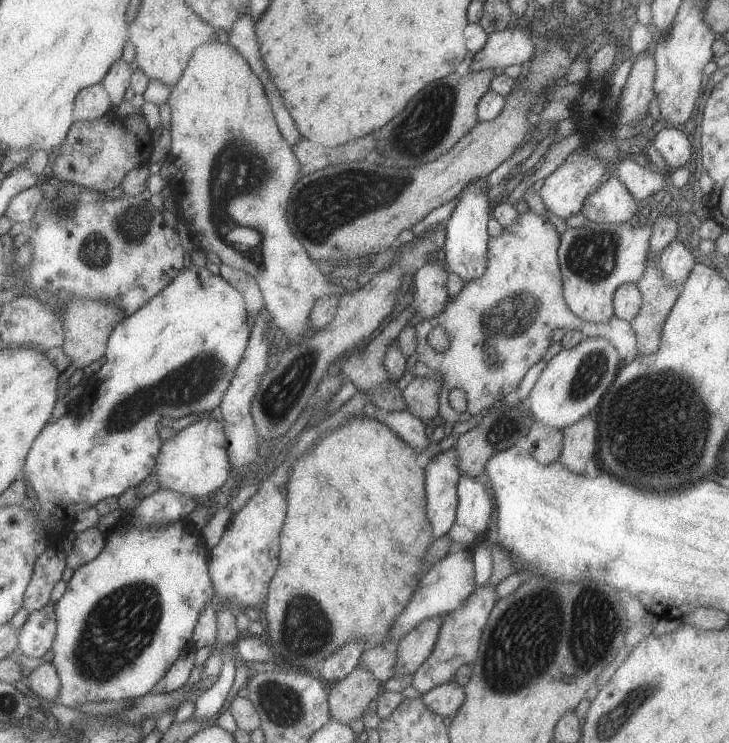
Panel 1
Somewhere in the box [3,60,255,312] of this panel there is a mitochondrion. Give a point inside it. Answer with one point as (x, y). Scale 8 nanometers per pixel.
(129, 229)

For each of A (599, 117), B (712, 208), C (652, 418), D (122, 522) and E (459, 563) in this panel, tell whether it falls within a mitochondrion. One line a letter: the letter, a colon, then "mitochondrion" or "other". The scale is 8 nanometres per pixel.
A: other
B: other
C: mitochondrion
D: other
E: other

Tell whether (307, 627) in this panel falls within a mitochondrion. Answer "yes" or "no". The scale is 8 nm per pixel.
yes

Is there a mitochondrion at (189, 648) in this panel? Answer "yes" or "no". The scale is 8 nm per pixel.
no

